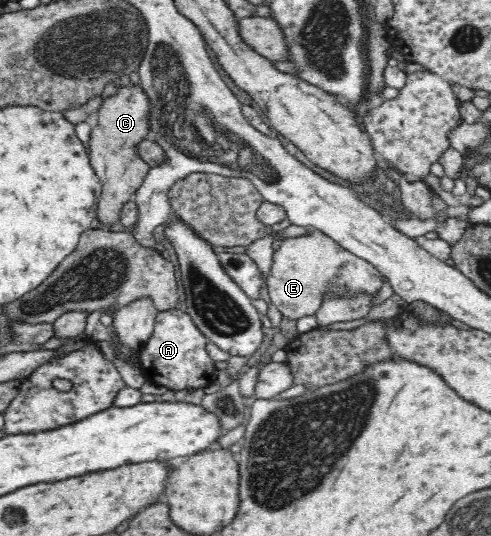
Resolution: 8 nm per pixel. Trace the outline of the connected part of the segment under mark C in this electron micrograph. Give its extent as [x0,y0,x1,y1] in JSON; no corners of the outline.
[87,80,151,228]

